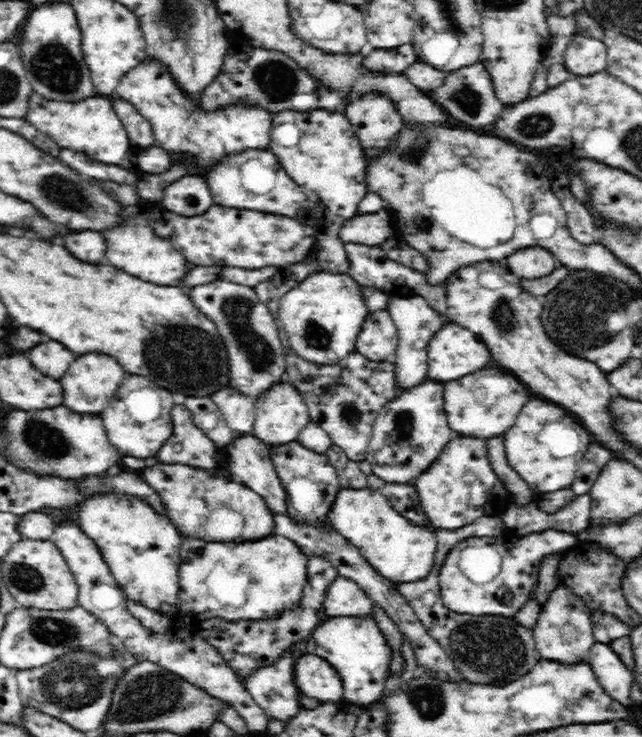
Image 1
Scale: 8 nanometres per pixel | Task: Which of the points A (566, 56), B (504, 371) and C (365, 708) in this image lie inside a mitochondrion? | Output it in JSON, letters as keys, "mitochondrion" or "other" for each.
{"A":"other","B":"other","C":"other"}

